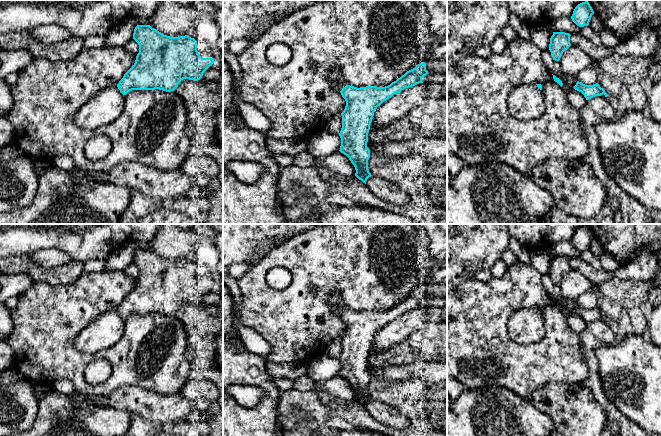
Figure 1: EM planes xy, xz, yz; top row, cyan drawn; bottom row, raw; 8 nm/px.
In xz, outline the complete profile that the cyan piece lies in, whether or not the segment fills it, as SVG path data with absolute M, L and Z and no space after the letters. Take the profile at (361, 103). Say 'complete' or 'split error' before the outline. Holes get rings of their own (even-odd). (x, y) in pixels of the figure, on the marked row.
split error; M420 63L415 68L407 71L404 75L392 82L390 85L385 87L366 86L366 87L354 87L346 85L341 70L336 67L334 68L329 76L331 88L339 91L342 97L346 101L344 111L341 113L342 116L342 128L339 133L341 138L340 152L346 155L351 163L354 165L356 173L355 176L366 184L366 181L371 177L369 172L368 160L370 158L370 150L367 147L368 133L370 125L374 116L374 112L378 106L384 101L391 98L394 94L400 93L402 90L415 86L422 83L422 78L426 76L428 71L426 70L426 63Z

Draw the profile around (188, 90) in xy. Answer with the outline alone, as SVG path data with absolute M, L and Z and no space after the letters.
M183 79L174 92L183 99L188 113L189 154L213 158L220 169L217 178L223 185L223 145L217 140L215 119L223 107L223 99L189 79Z

